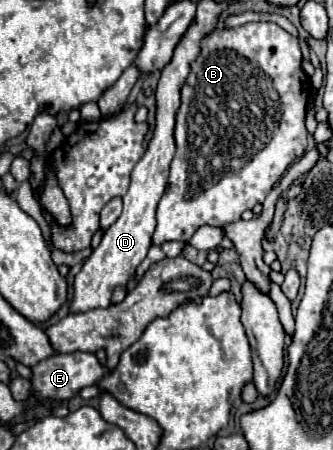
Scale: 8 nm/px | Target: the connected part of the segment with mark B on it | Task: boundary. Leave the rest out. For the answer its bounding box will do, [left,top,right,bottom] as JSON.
[152,22,312,244]

